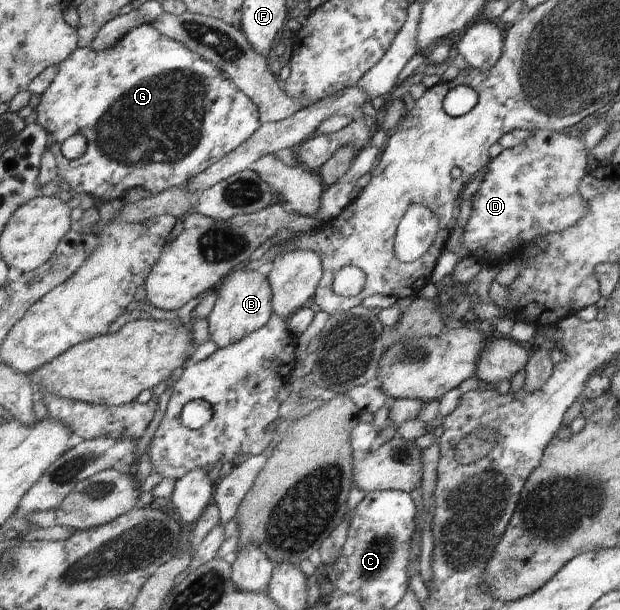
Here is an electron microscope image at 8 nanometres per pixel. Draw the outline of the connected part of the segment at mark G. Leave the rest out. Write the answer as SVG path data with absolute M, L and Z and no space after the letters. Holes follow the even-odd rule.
M148 23L130 29L122 40L119 40L112 48L97 51L93 47L78 47L64 62L58 66L58 74L50 88L41 96L36 107L36 123L43 126L49 132L49 148L56 157L59 174L70 184L70 193L75 197L77 194L88 194L93 198L99 198L101 202L114 200L124 201L134 197L140 190L149 190L152 194L168 190L172 187L186 186L191 179L213 164L220 162L227 154L236 150L243 142L249 140L258 128L262 126L261 114L258 105L241 91L232 82L229 74L223 71L217 64L206 60L200 53L190 50L184 43L169 39L157 28ZM75 134L82 134L88 141L88 150L76 160L70 160L62 154L63 142Z

